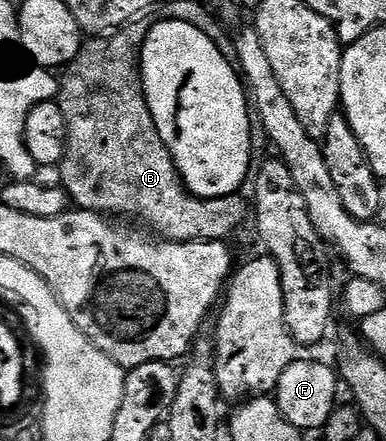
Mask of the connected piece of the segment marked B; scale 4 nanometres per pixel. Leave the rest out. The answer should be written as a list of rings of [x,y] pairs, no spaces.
[[[85,39],[80,45],[80,53],[63,69],[59,77],[58,103],[62,118],[66,118],[66,146],[58,165],[58,173],[60,172],[61,180],[59,183],[68,193],[69,201],[77,209],[86,212],[118,212],[122,216],[137,216],[142,223],[153,228],[151,231],[157,237],[174,240],[177,244],[185,244],[191,240],[227,241],[228,235],[247,216],[249,219],[249,201],[244,201],[240,194],[204,200],[185,188],[170,150],[166,142],[162,142],[158,126],[154,126],[150,106],[144,100],[144,79],[140,76],[137,57],[104,56],[104,44],[100,40],[103,39]]]

